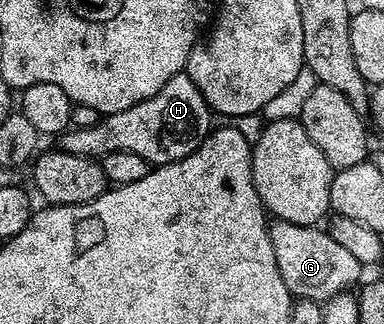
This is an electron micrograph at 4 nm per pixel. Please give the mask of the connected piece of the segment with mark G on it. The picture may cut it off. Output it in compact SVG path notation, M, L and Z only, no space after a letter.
M273 219L268 233L274 246L278 270L293 297L327 302L339 292L351 289L351 284L361 283L362 266L358 258L352 257L343 246L338 246L338 242L334 242L334 238L330 238L330 234L323 227Z

